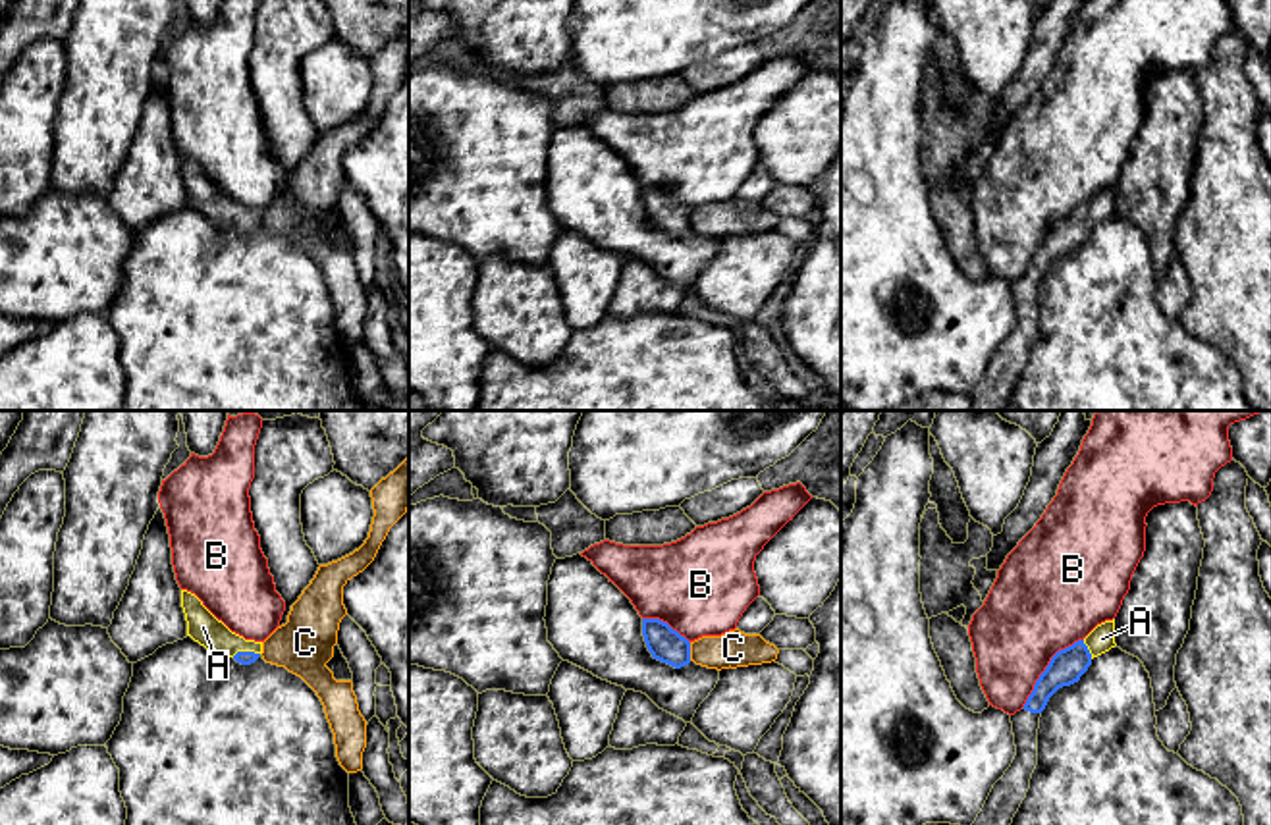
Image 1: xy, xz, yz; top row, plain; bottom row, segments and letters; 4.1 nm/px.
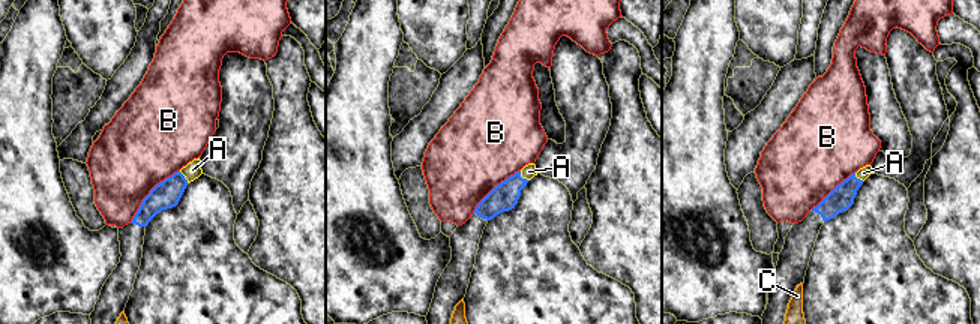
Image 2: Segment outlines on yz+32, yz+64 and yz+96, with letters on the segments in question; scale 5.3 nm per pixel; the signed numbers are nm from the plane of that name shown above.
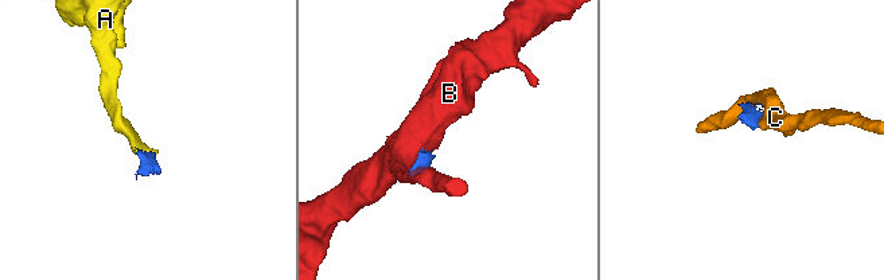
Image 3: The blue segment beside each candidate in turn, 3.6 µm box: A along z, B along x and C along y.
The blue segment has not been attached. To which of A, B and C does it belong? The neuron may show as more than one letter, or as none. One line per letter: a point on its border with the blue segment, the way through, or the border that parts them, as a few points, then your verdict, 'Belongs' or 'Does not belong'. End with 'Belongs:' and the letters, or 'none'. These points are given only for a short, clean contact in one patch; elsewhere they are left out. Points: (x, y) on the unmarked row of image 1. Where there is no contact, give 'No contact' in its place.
A: Touches blue at xy (245, 220). Path across: xy (245, 226), (245, 220), (226, 212), (203, 195). Belongs
B: Touches blue at yz (1046, 236). Does not belong
C: Touches blue at xz (689, 220). Boundary: xz (689, 211), (691, 228). Does not belong
Belongs: A

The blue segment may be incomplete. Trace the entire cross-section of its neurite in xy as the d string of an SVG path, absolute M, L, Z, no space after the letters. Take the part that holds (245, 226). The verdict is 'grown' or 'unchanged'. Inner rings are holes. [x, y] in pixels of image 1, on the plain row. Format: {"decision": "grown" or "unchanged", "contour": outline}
{"decision": "grown", "contour": "M181 158L181 175L187 189L187 204L206 218L222 226L233 226L241 233L251 233L260 226L262 210L245 208L231 200L195 162Z"}

